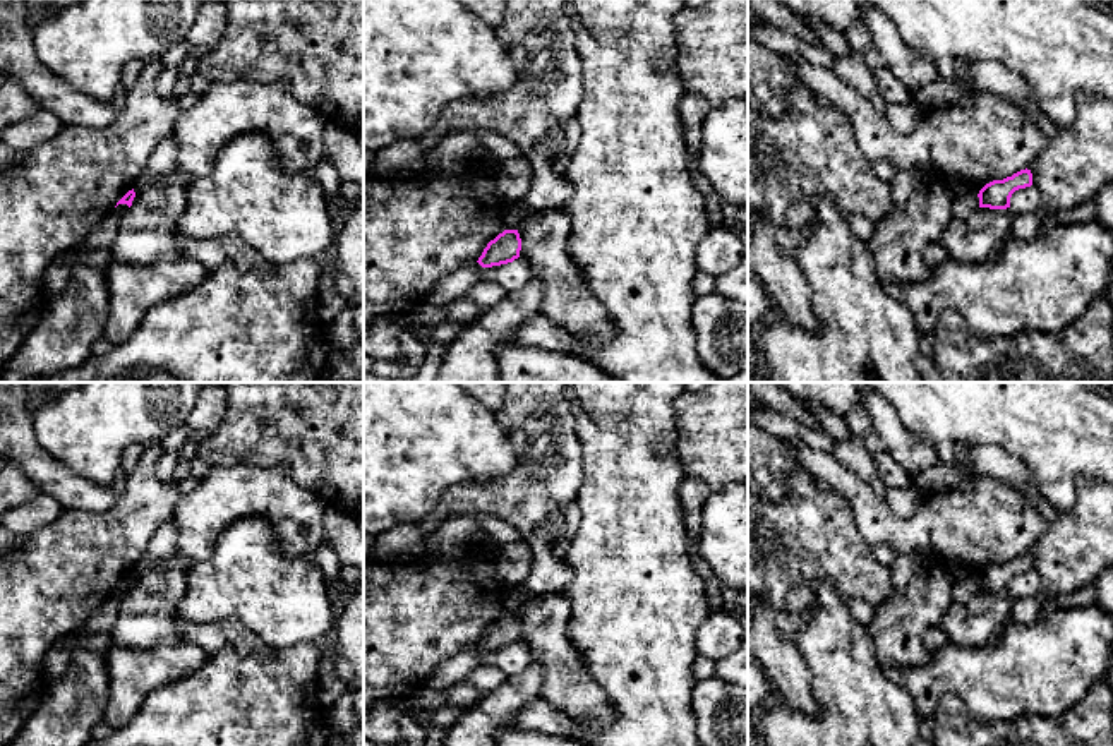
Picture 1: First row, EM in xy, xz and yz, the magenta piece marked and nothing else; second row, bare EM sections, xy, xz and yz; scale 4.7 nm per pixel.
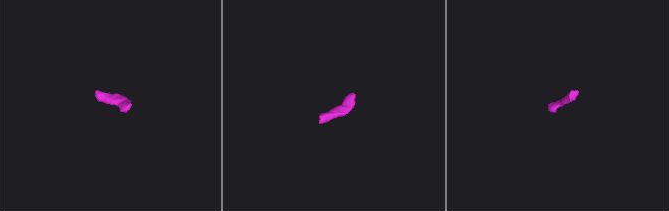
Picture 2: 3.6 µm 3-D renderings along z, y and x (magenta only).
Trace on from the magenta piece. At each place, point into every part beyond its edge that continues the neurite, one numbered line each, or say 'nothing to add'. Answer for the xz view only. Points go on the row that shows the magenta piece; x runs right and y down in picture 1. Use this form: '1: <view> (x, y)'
1: xz (513, 275)

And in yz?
1: yz (1022, 201)

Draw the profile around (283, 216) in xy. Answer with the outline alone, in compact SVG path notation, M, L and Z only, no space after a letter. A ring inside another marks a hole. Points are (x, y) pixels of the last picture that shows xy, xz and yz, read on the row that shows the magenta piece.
M259 132L237 135L220 151L206 177L190 178L187 206L178 221L178 233L187 238L237 233L276 268L307 257L326 259L333 250L336 228L316 177L309 171L286 173L271 141Z

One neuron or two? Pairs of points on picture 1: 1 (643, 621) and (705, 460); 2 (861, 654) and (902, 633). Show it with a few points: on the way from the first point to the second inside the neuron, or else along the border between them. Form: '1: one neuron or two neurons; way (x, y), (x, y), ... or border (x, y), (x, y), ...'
1: two neurons; border (674, 436), (674, 457), (685, 475)
2: two neurons; border (865, 626), (882, 666)

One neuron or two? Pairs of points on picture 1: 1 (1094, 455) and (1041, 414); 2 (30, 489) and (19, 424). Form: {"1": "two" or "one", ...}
{"1": "one", "2": "two"}

